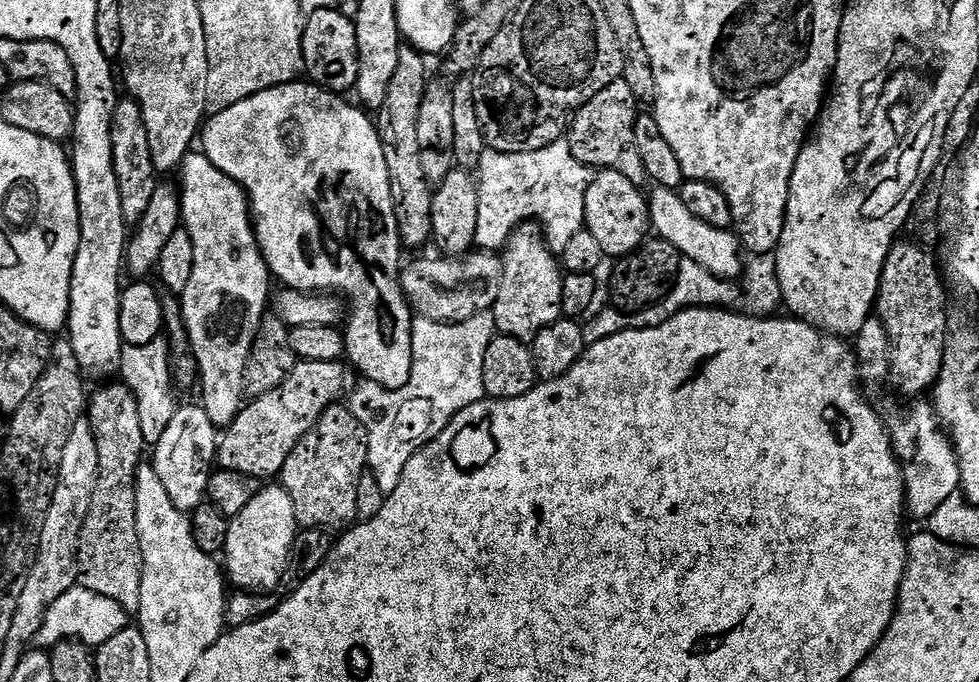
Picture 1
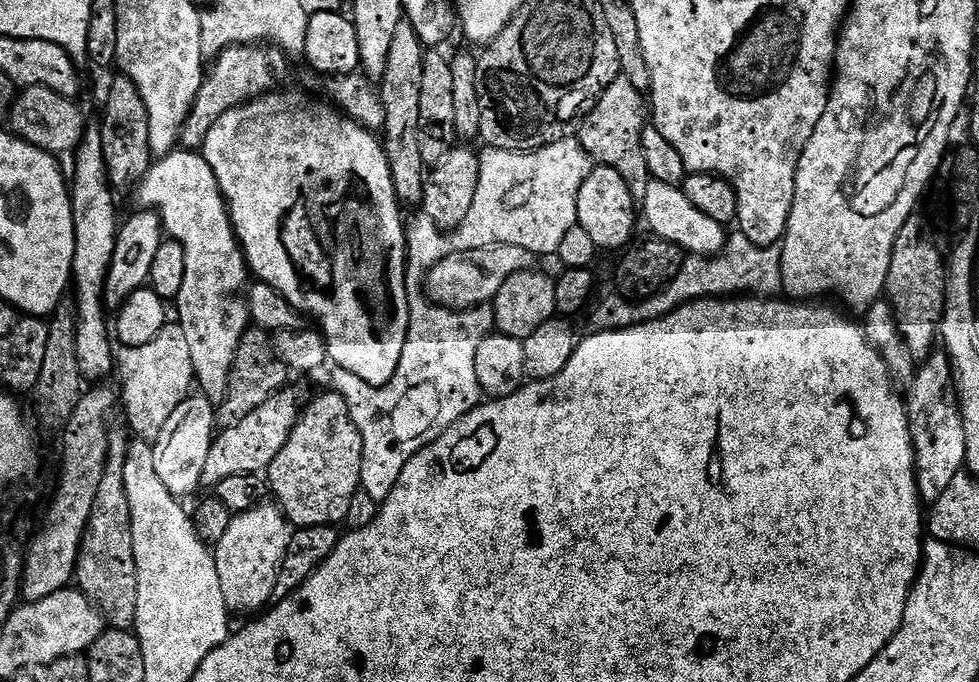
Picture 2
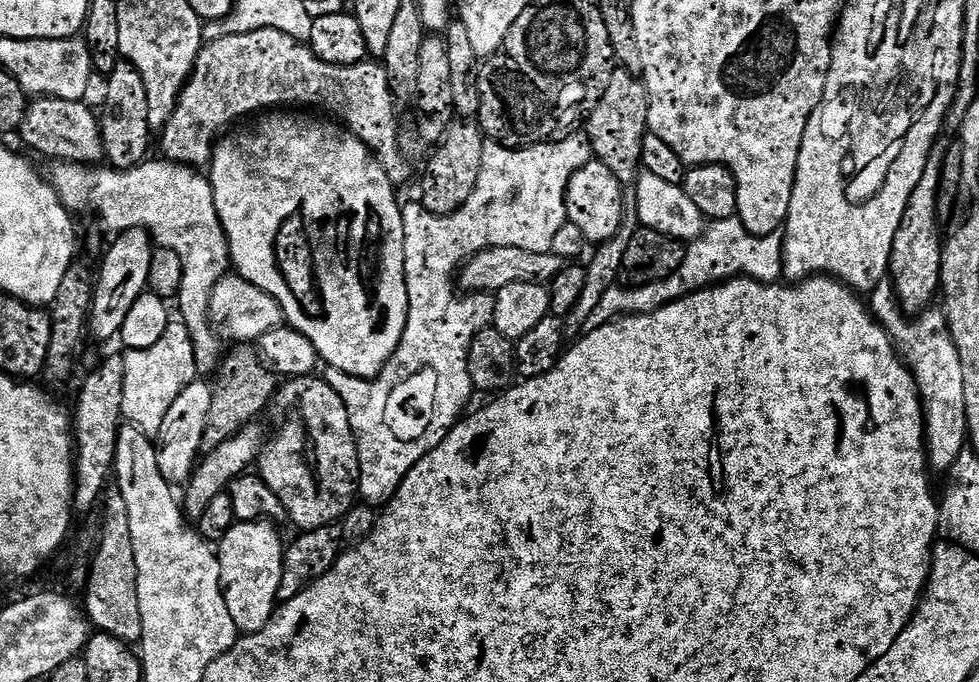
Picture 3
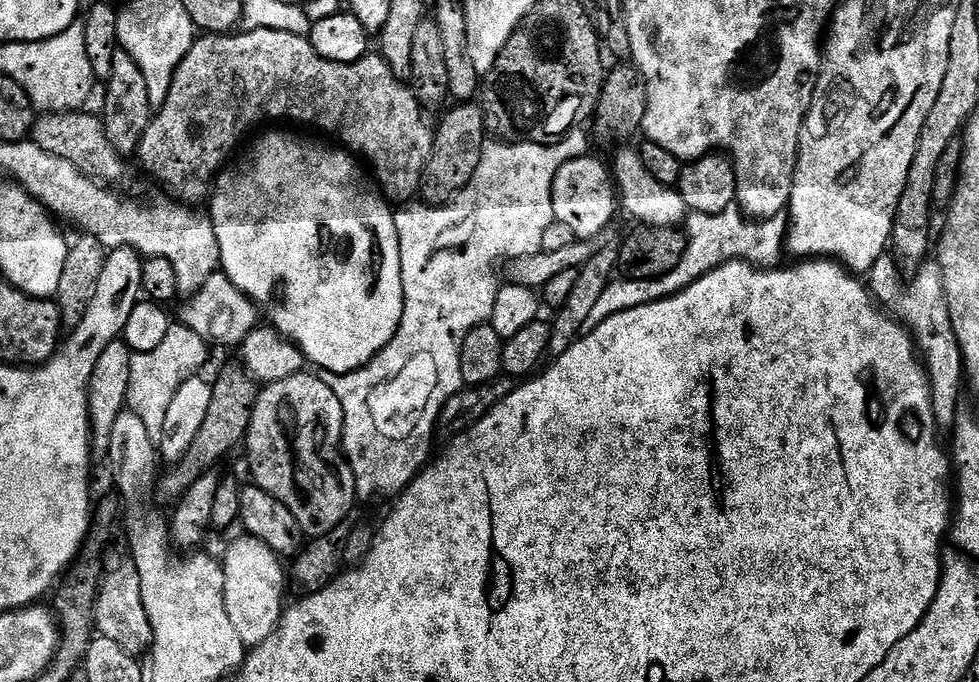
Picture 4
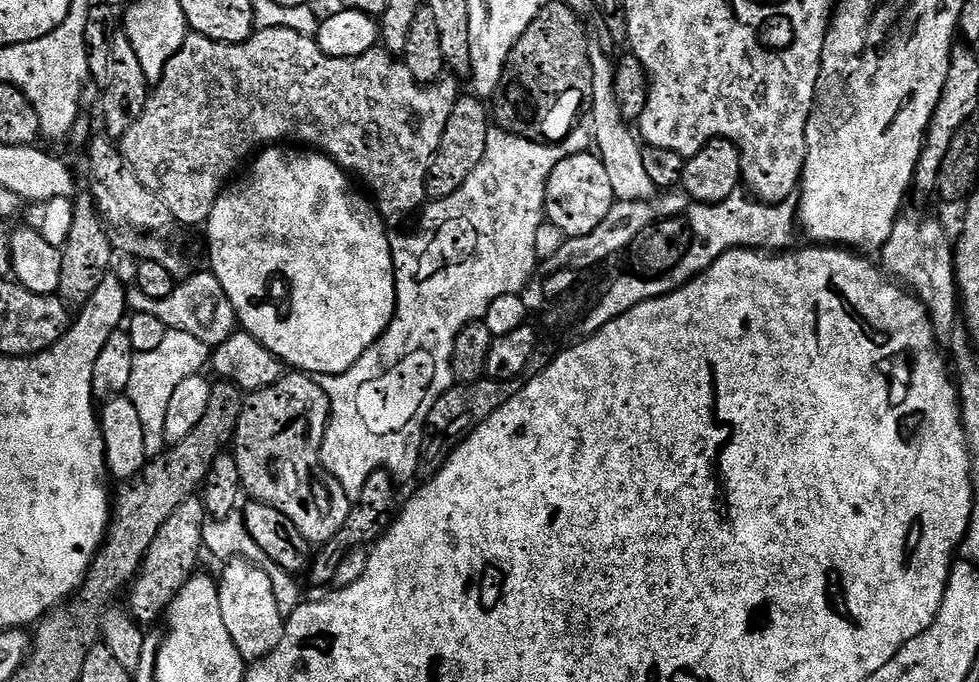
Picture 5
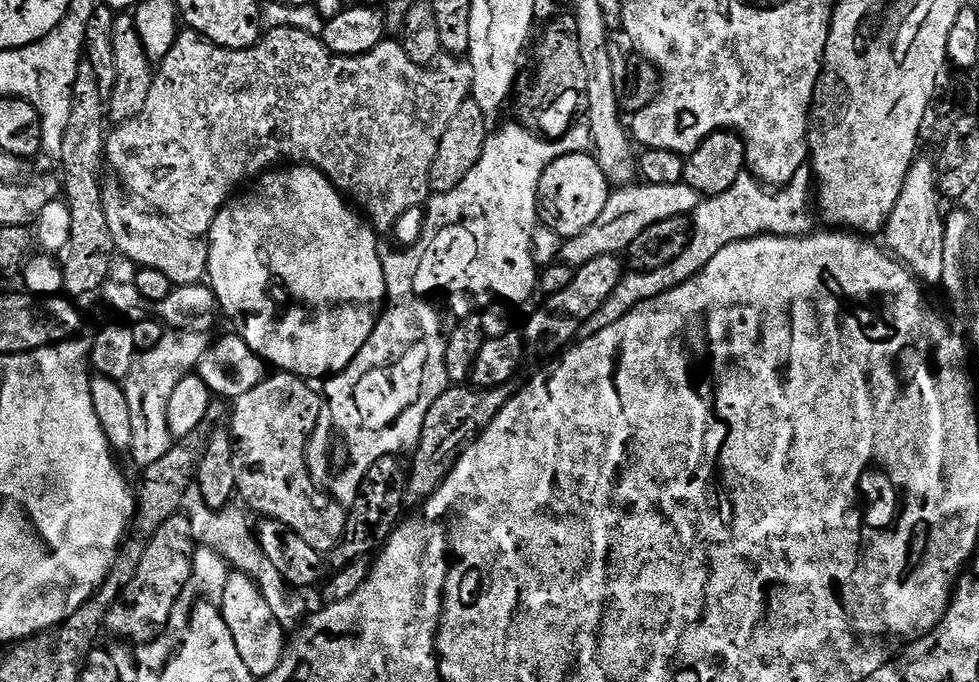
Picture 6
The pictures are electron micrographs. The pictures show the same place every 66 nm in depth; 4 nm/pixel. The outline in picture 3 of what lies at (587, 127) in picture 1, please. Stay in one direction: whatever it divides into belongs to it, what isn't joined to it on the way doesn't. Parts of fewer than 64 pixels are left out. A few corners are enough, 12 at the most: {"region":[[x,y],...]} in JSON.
{"region":[[618,70],[587,117],[593,157],[623,186],[622,226],[586,264],[564,316],[583,335],[641,227],[636,180],[648,132],[648,87]]}

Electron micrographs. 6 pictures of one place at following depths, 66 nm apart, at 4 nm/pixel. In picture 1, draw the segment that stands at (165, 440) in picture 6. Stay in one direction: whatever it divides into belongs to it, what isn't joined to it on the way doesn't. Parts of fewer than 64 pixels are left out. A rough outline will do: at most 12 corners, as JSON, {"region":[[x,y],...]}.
{"region":[[167,339],[128,344],[119,375],[138,402],[145,445],[178,407]]}

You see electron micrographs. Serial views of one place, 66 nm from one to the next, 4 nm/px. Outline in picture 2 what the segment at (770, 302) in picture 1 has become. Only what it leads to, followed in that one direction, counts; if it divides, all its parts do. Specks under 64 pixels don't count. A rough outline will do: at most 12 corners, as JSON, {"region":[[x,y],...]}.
{"region":[[739,230],[714,256],[685,259],[649,300],[611,294],[589,333],[661,320],[683,304],[781,287],[780,248]]}

